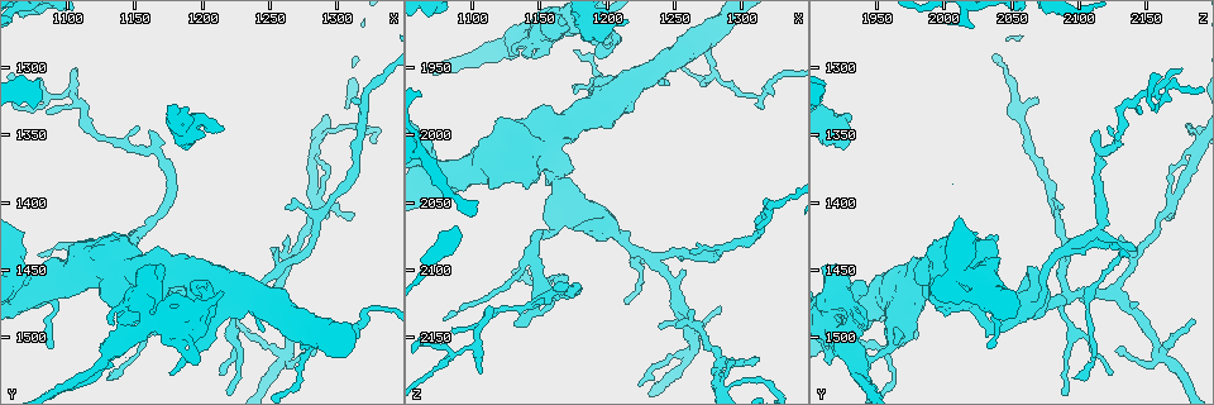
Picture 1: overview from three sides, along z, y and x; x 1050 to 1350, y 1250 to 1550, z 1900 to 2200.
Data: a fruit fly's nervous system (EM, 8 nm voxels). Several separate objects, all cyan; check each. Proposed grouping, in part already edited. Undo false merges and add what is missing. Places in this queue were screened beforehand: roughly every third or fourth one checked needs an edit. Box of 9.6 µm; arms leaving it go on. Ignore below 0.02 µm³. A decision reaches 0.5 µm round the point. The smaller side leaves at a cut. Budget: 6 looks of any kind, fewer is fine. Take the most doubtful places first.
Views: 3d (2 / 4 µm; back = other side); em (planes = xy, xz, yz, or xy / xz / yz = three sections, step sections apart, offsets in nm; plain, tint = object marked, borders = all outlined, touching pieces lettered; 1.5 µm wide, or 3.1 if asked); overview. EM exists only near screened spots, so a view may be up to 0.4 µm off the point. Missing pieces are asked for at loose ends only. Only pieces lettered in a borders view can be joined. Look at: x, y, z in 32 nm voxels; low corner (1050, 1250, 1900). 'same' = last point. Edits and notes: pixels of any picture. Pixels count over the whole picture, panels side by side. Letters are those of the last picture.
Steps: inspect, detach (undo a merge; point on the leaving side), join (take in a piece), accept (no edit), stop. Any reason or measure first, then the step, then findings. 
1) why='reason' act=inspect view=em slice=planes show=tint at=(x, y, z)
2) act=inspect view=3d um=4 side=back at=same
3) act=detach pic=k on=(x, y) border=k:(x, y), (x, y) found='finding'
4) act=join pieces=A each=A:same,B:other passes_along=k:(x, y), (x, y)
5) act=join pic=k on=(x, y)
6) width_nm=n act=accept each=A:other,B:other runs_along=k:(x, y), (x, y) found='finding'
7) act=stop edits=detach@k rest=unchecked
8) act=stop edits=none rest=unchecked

why='thick end' act=inspect view=em slice=planes show=borders at=(1192, 1356, 1928)

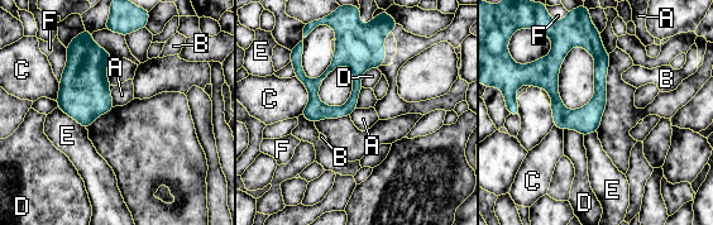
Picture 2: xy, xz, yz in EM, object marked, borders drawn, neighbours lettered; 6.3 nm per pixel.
act=accept each=A:other,B:other,C:other,D:other,E:other,F:other runs_along=2:(374, 41), (314, 85), (307, 115) found='none of them fits'

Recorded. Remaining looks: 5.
why='four arms meet' act=inspect view=3d um=4 at=(1232, 1470, 2094)

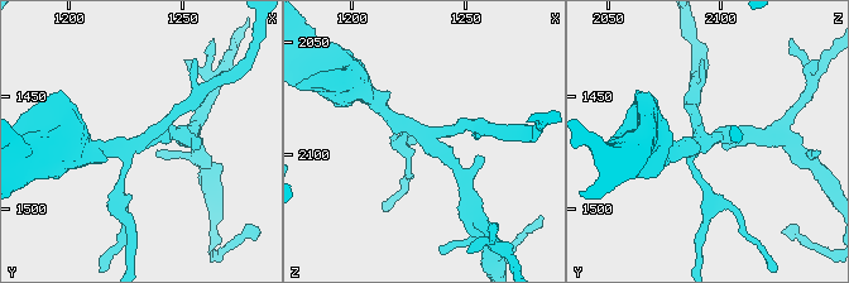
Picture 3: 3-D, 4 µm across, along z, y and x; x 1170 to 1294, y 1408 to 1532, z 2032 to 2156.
why='now the EM' act=inspect view=em slice=planes show=borders at=(1234, 1471, 2095)

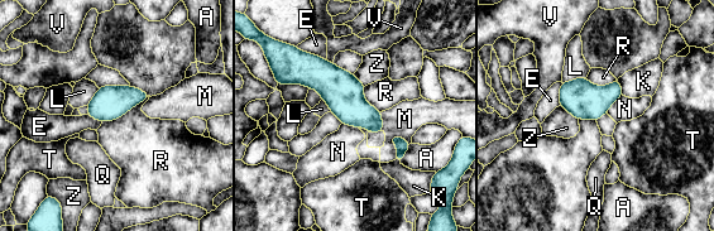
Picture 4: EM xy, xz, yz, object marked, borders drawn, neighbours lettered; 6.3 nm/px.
width_nm=220 act=accept each=A:other,E:other,K:other,L:other,M:other,N:other,Q:other,R:other,T:other,V:other,Z:other border=4:(297, 47), (326, 61) found='one neuron here'

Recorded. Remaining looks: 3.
why='free end' act=inspect view=3d um=2 at=(1134, 1434, 2142)

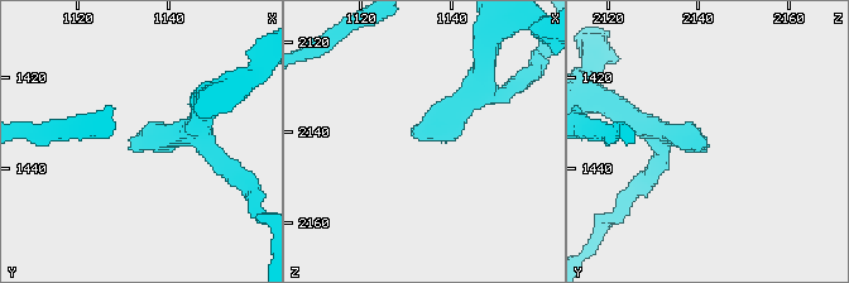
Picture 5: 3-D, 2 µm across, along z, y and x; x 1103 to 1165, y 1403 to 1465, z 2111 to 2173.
act=inspect view=em slice=planes show=borders at=(1132, 1436, 2140)

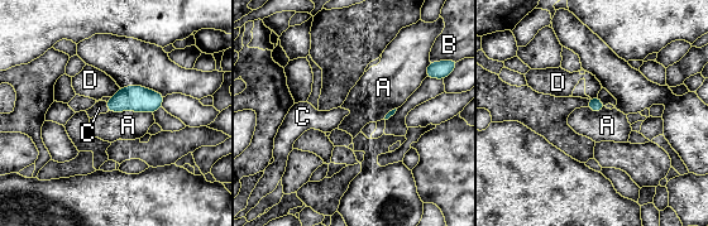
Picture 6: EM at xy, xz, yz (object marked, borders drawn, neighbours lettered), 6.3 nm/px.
act=join pieces=C each=A:other,B:other,C:same,D:other passes_along=6:(138, 99), (106, 107), (99, 107) found='the neuron continues'

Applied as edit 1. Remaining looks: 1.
act=stop edits=join@6 rest=unchecked

